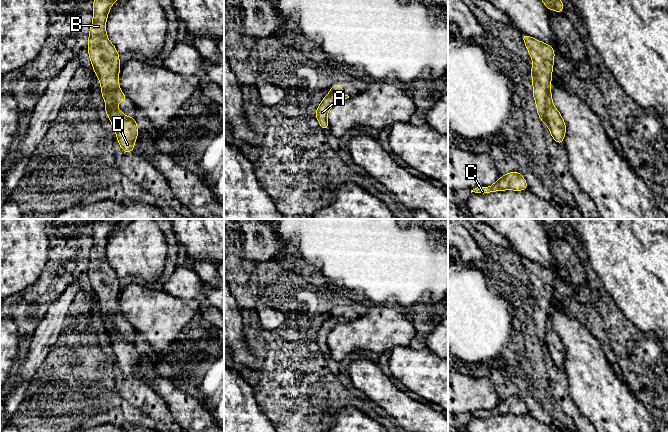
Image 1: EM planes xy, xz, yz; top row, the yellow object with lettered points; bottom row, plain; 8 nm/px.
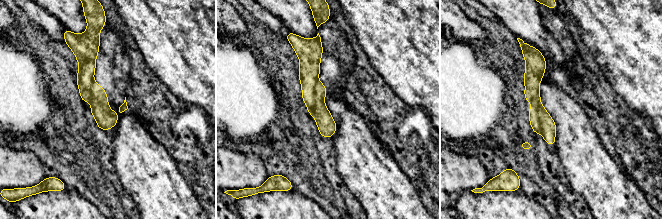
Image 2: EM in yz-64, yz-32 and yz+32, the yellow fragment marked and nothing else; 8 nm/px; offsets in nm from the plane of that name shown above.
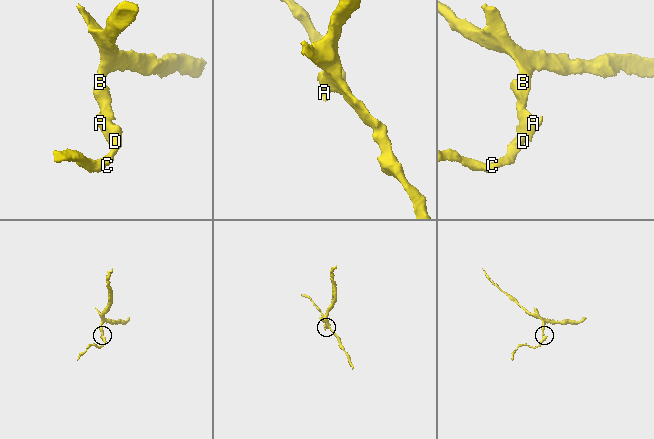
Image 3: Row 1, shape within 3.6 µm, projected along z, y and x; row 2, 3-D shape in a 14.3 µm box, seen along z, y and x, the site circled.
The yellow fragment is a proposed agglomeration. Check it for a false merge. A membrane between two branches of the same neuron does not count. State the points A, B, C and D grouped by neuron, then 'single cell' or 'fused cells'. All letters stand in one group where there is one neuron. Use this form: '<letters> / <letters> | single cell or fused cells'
A / B C D | fused cells

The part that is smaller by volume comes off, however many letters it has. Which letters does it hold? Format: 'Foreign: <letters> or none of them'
Foreign: A

